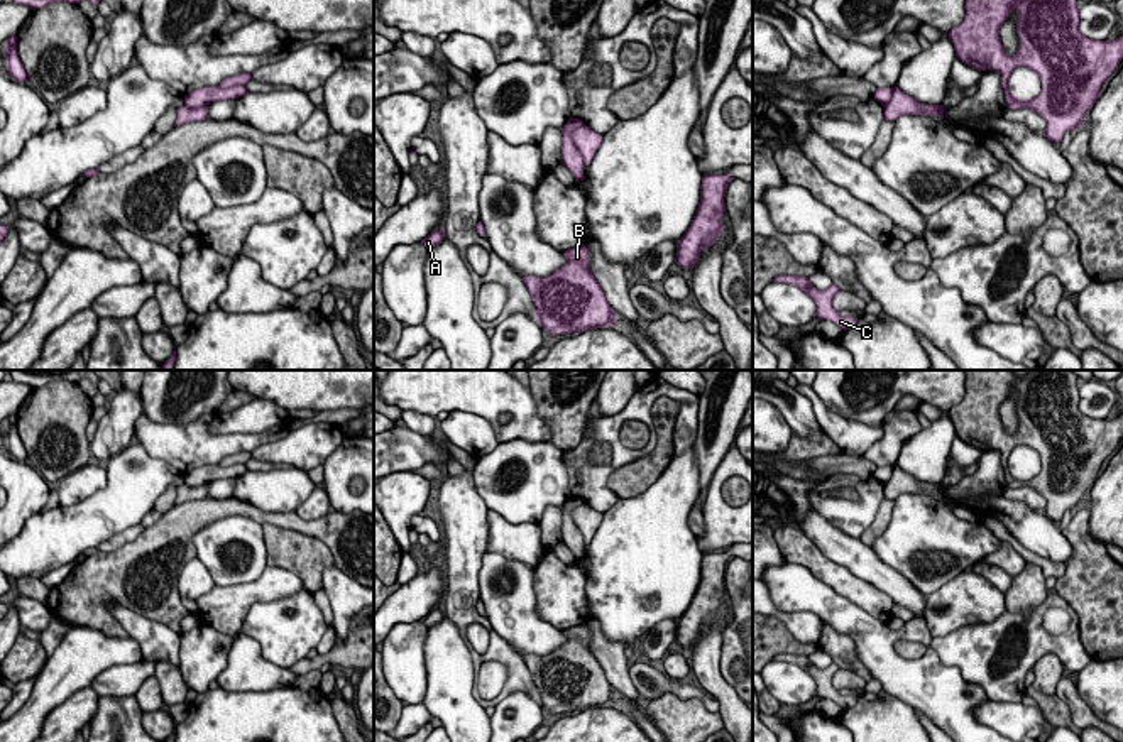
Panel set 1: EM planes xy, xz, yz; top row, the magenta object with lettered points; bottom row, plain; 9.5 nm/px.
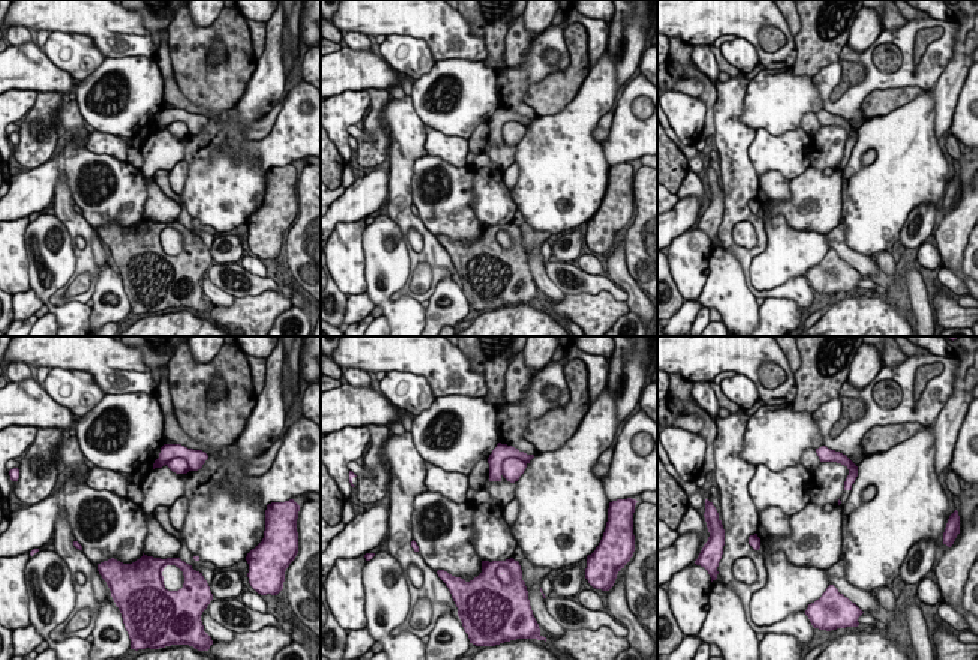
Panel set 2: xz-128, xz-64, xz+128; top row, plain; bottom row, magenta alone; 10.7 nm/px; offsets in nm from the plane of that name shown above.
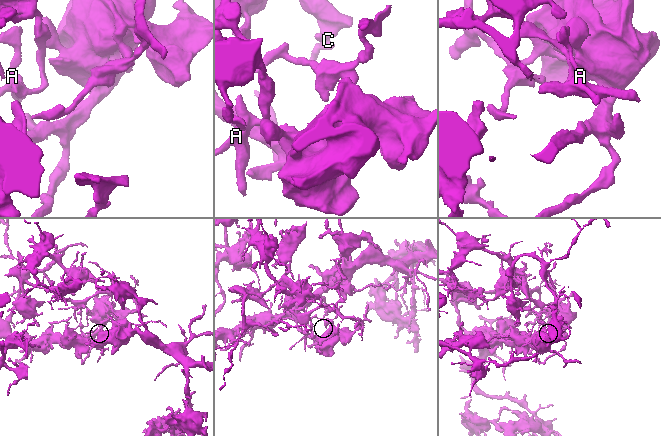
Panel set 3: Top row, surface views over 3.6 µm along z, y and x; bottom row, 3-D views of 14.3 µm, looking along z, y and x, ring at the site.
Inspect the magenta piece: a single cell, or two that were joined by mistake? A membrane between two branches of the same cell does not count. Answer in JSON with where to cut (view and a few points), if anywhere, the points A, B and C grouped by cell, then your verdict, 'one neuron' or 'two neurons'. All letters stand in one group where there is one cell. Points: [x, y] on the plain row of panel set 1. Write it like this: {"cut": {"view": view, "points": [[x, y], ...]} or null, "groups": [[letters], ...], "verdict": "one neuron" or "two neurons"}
{"cut": null, "groups": [["A", "B", "C"]], "verdict": "one neuron"}

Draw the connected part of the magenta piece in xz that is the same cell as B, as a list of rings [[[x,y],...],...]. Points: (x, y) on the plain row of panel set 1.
[[[585,624],[563,630],[567,642],[546,656],[524,654],[538,701],[550,713],[582,712],[617,703],[617,695],[590,651]]]

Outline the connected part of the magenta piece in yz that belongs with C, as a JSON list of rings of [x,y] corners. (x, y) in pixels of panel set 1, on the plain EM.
[[[776,654],[775,661],[793,663],[800,666],[803,671],[807,671],[817,683],[819,698],[832,700],[842,708],[852,708],[857,703],[857,696],[842,696],[839,690],[832,686],[832,678],[839,671],[839,666],[835,663],[830,663],[827,668],[819,669],[810,663],[808,656],[802,654]]]

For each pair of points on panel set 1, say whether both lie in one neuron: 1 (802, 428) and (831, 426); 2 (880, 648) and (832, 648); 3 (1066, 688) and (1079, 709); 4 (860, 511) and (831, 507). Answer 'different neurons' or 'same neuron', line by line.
1: different neurons
2: different neurons
3: same neuron
4: same neuron

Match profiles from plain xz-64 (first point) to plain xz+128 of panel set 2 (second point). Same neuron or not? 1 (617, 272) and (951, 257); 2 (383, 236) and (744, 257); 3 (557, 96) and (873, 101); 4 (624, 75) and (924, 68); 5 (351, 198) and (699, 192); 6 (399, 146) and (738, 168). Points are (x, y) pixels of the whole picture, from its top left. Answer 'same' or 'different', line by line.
1: same
2: different
3: same
4: different
5: different
6: same

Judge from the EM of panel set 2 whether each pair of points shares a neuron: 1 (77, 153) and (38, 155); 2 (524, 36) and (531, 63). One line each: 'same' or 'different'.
1: different
2: different

